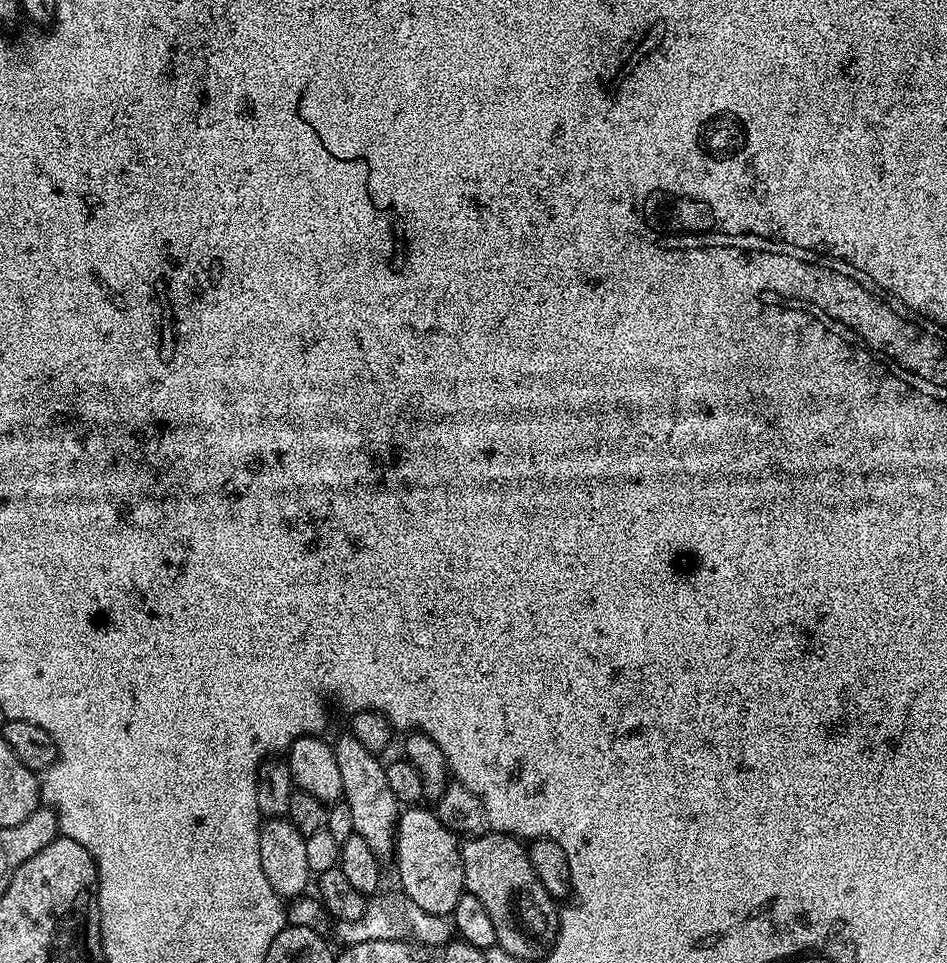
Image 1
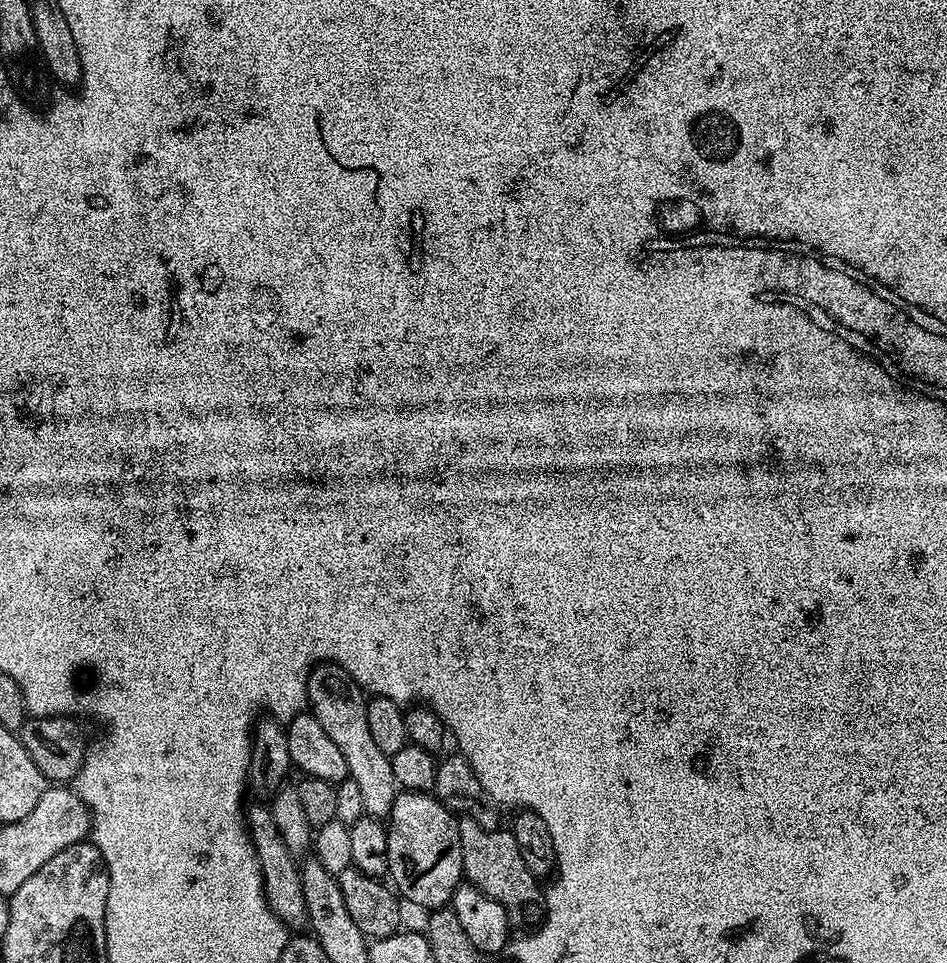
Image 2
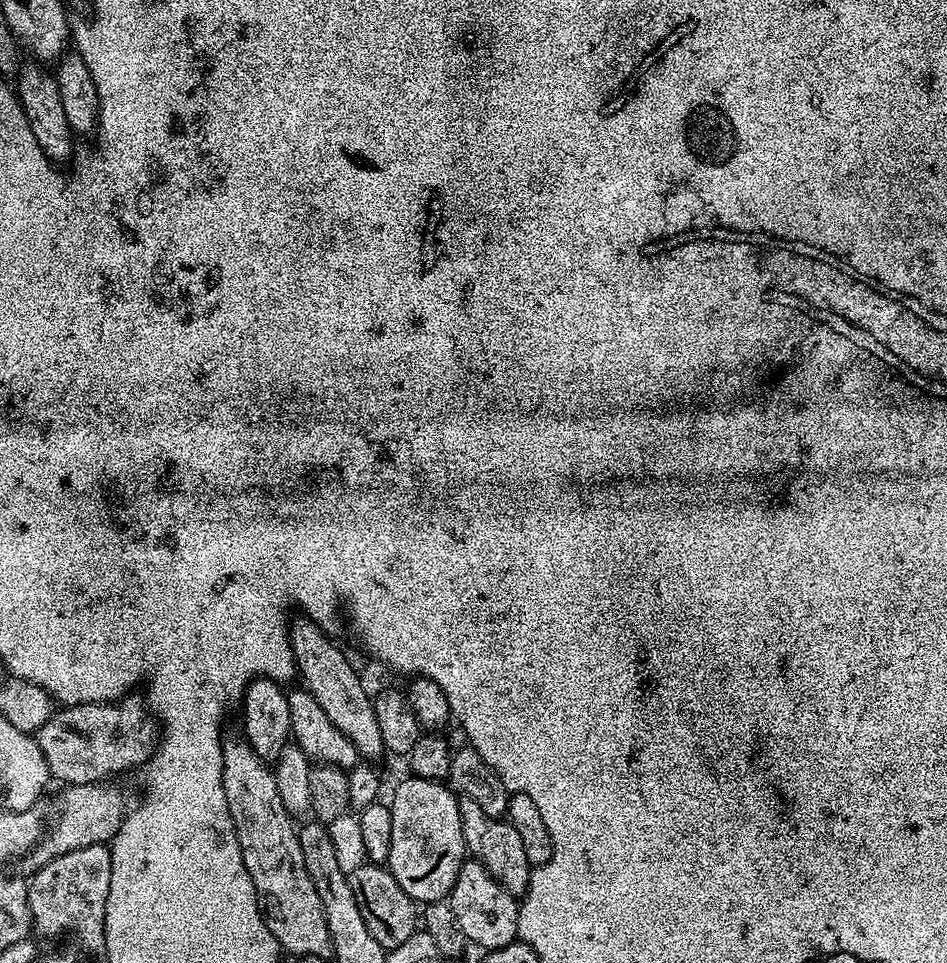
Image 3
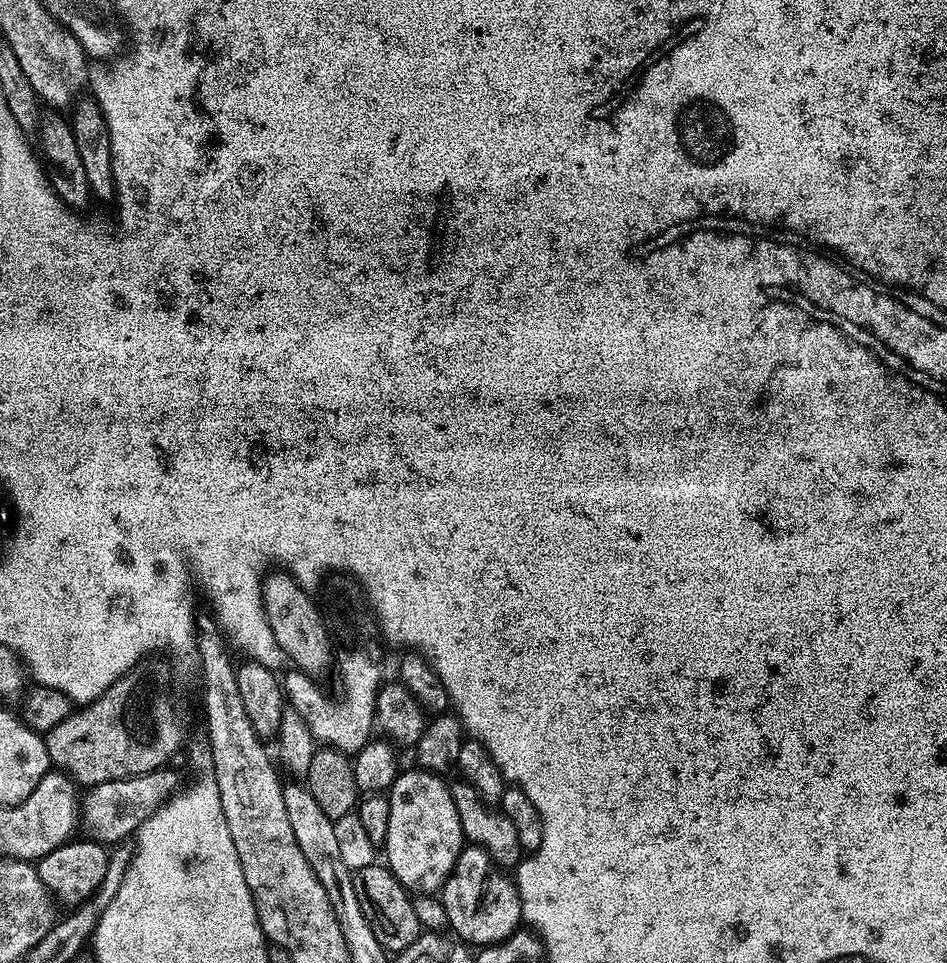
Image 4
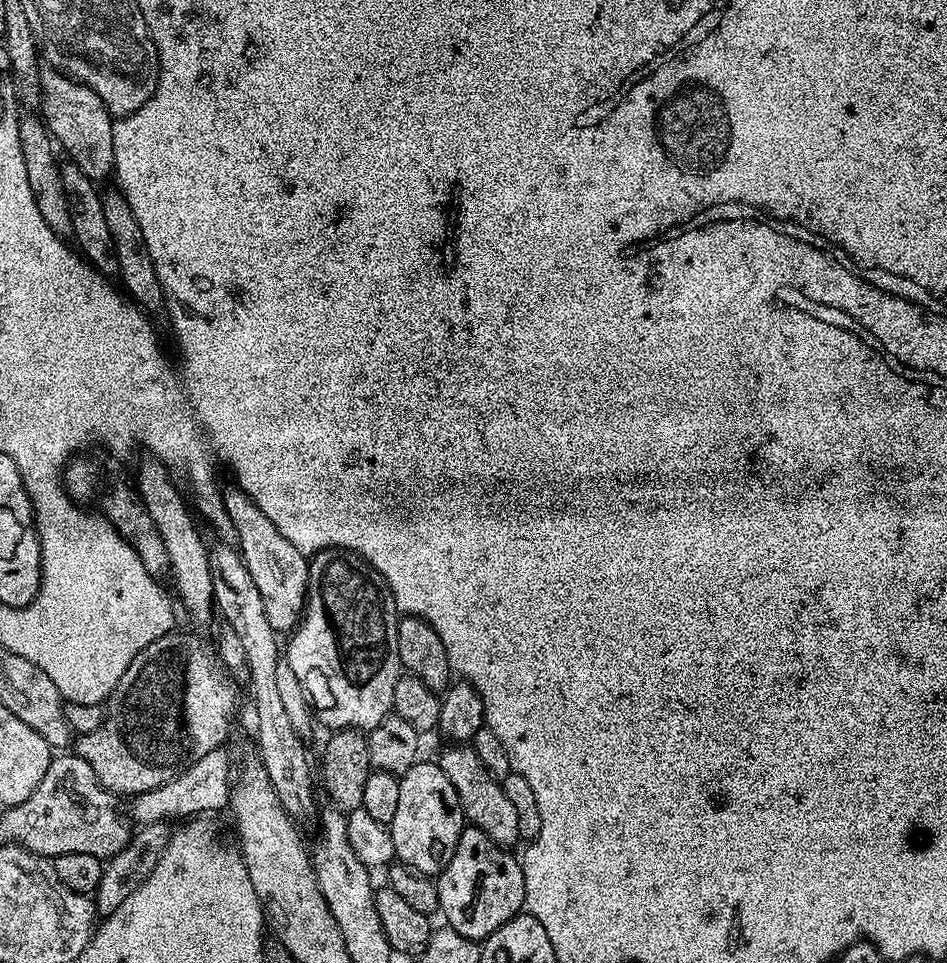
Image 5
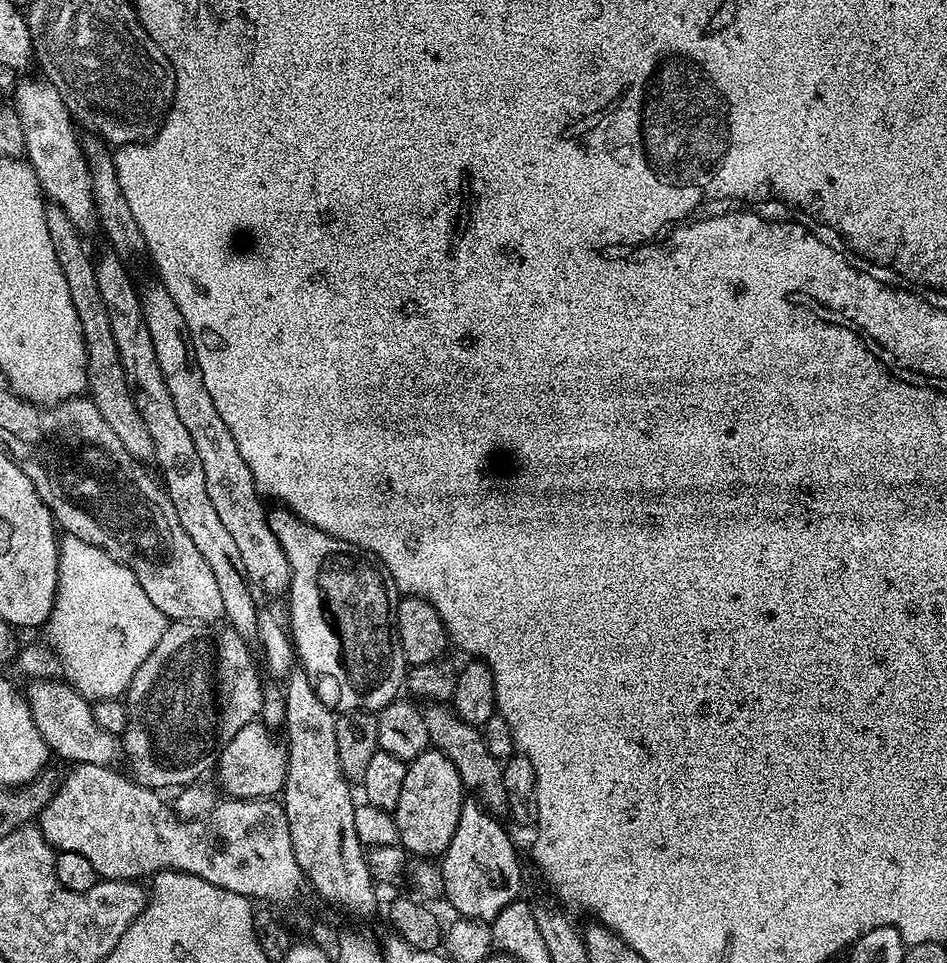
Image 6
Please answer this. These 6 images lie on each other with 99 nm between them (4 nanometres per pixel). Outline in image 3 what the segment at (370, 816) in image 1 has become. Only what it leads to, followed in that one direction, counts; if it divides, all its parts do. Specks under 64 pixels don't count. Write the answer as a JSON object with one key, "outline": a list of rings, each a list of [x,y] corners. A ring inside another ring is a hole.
{"outline":[[[300,618],[291,625],[288,634],[288,645],[296,656],[296,671],[299,679],[304,679],[303,691],[309,692],[322,706],[326,718],[342,732],[356,747],[357,757],[368,762],[376,762],[379,756],[385,755],[382,733],[378,730],[378,718],[374,718],[372,709],[373,697],[368,696],[356,668],[344,657],[344,652],[336,648],[334,641],[321,628],[317,628],[311,620]]]}

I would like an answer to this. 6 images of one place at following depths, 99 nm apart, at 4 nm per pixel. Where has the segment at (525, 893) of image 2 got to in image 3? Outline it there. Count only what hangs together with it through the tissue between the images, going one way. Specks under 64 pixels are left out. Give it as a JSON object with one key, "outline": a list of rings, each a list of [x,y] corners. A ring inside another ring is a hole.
{"outline":[[[460,800],[462,838],[467,855],[480,863],[485,870],[511,895],[523,897],[534,880],[534,868],[529,864],[522,847],[522,837],[507,819],[490,818],[474,802]]]}

